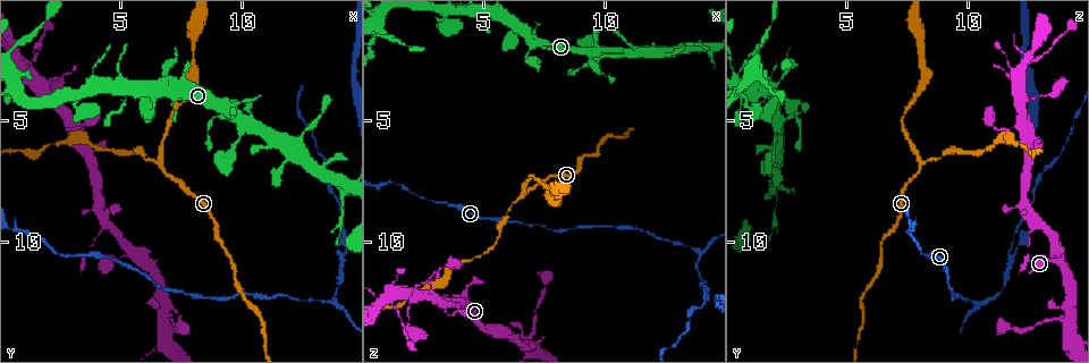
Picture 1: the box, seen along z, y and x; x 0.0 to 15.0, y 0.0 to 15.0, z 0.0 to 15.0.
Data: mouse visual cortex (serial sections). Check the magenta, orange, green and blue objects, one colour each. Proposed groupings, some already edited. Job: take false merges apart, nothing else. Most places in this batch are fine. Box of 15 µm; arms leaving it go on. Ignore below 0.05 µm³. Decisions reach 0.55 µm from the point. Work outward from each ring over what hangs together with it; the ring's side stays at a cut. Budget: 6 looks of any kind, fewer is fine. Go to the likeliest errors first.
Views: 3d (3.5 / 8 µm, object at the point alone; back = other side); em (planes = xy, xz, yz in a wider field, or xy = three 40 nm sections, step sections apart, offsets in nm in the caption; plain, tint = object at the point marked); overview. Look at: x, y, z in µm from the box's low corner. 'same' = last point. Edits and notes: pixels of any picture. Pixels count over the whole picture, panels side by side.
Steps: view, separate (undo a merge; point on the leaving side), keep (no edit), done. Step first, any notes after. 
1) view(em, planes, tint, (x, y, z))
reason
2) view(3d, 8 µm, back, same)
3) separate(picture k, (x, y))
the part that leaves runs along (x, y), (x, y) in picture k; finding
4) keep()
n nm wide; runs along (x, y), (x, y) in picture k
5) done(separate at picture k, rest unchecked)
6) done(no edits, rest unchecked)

view(3d, 3.5 µm, back, (13.9, 12.6, 10.5))
abrupt turn

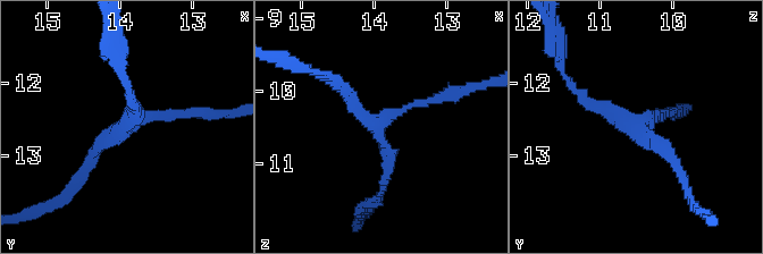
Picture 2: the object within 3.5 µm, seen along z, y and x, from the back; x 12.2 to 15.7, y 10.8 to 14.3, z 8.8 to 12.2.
keep()
3 arms; runs along (444, 94), (378, 124), (385, 185) in picture 2; continuous, no second cell

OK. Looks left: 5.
view(3d, 8 µm, (14.0, 10.7, 11.9))
arms run side by side

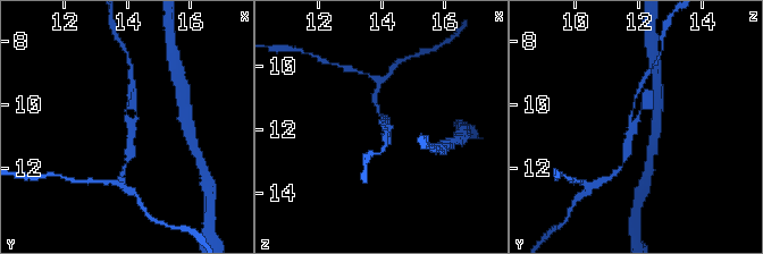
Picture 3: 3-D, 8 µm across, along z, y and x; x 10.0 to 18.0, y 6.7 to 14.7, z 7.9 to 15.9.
view(em, xy, step 1, tint, (14.1, 10.6, 11.8))
3 arms; arms of 100, 150, 250 nm; now the EM

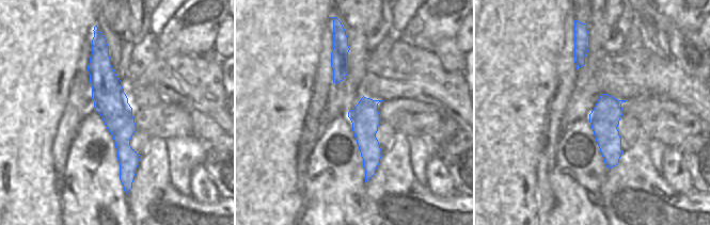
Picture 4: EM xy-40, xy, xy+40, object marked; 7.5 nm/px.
keep()
continuous, no second cell

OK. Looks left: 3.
view(3d, 3.5 µm, (6.5, 6.8, 8.0))
a fork

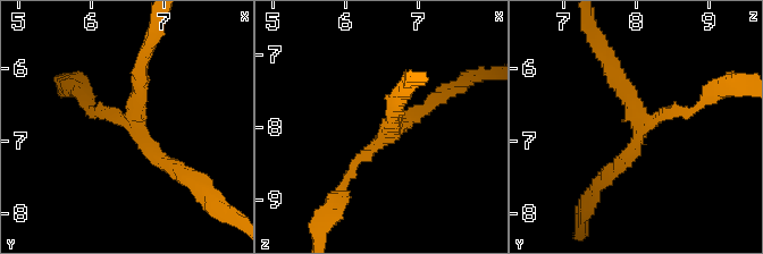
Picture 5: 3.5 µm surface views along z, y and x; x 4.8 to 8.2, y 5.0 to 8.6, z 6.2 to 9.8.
view(em, xy, step 5, tint, (6.60, 6.75, 8.10))
3 arms; arms of 150, 200, 200 nm; now the EM

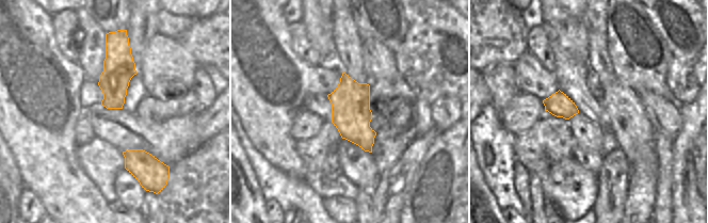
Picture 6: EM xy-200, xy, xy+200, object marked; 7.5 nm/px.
view(em, xy, step 1, tint, same)

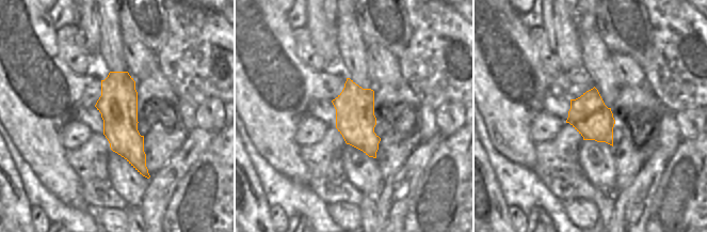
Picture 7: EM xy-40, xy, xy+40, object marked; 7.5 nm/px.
keep()
runs along (183, 175), (134, 126), (144, 60) in picture 5; continuous, no second cell

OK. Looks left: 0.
done(no edits, rest unchecked)

